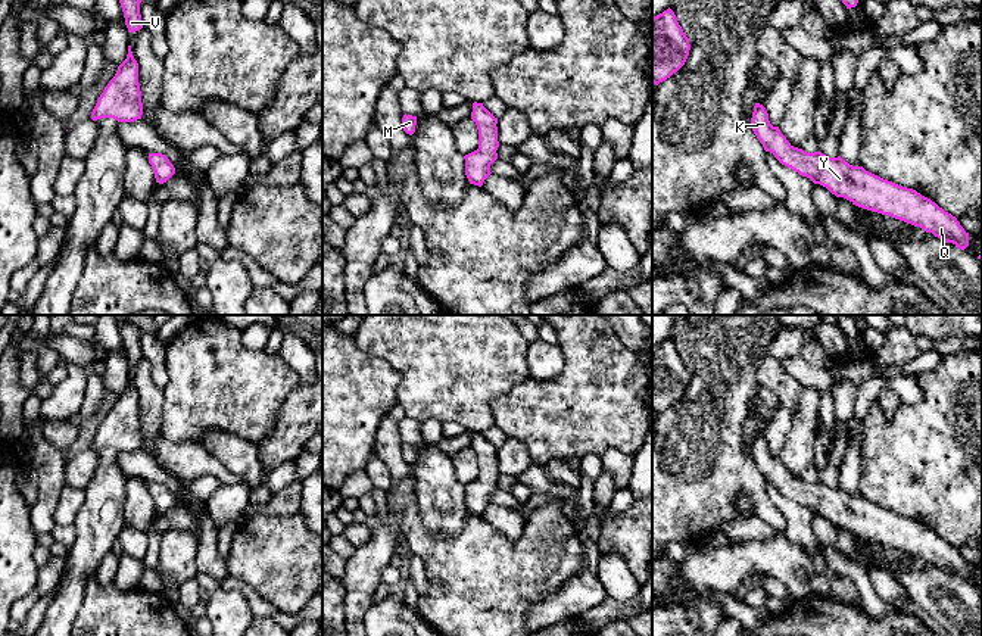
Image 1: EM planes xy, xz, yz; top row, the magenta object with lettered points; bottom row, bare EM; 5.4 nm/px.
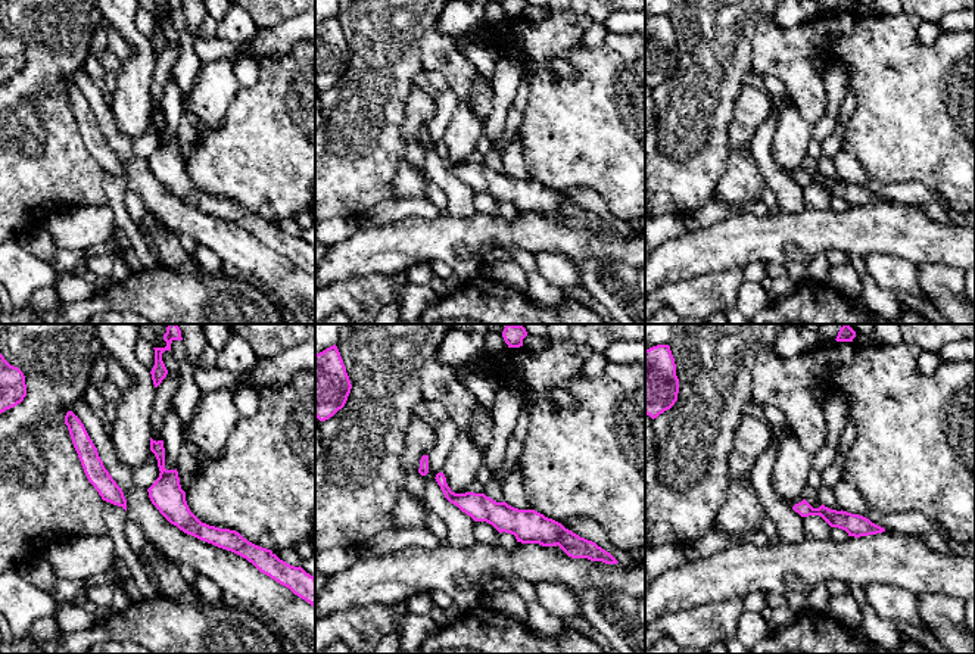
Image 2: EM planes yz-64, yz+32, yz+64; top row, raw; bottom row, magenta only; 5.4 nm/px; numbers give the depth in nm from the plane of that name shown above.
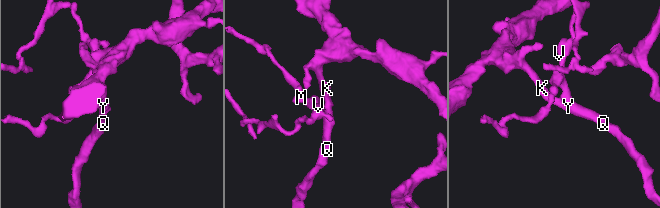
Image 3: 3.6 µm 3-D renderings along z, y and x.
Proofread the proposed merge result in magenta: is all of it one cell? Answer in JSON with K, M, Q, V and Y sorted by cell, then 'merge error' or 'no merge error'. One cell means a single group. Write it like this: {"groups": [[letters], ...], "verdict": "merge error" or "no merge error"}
{"groups": [["K", "M", "Q", "V", "Y"]], "verdict": "no merge error"}

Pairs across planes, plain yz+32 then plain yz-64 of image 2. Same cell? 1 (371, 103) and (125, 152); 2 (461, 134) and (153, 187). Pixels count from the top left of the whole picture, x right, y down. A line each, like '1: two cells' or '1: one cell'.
1: two cells
2: two cells

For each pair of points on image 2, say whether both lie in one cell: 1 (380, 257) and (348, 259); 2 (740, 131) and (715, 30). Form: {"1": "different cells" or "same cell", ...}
{"1": "same cell", "2": "different cells"}

